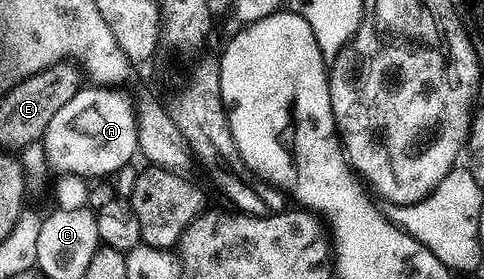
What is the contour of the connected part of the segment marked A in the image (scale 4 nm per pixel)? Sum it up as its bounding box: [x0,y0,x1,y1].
[41,85,139,180]

